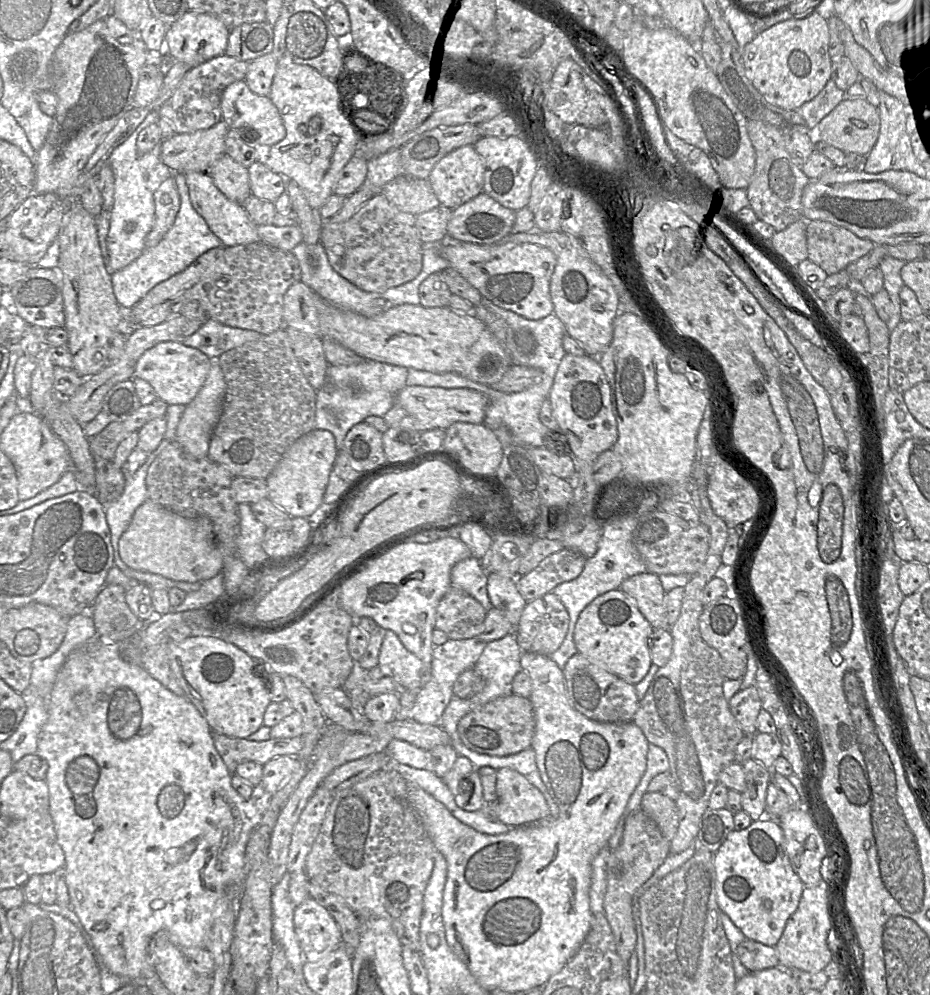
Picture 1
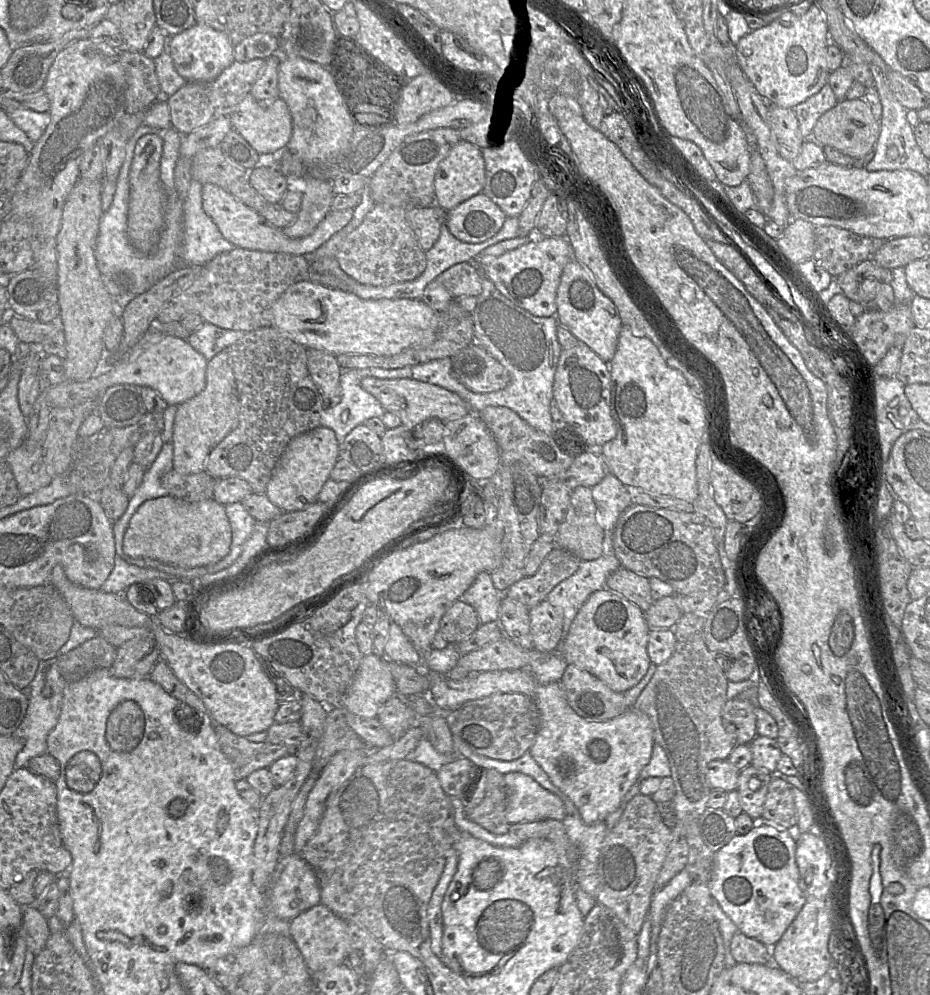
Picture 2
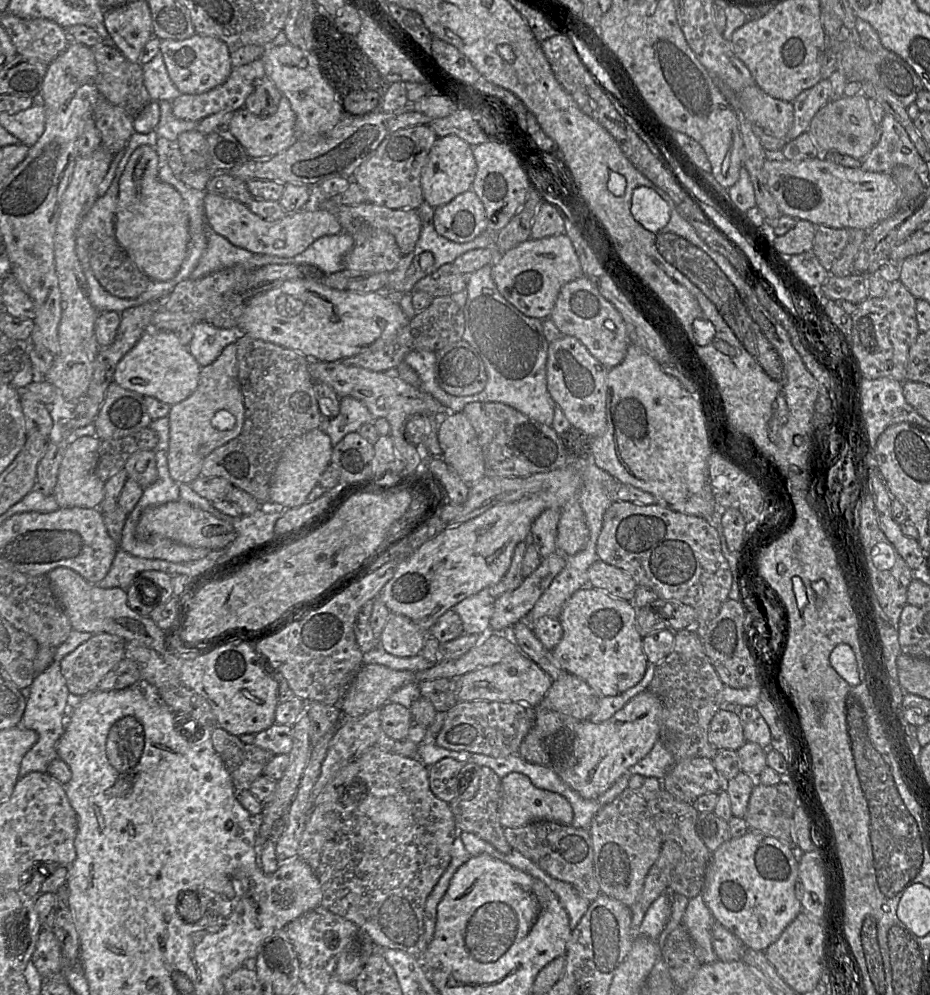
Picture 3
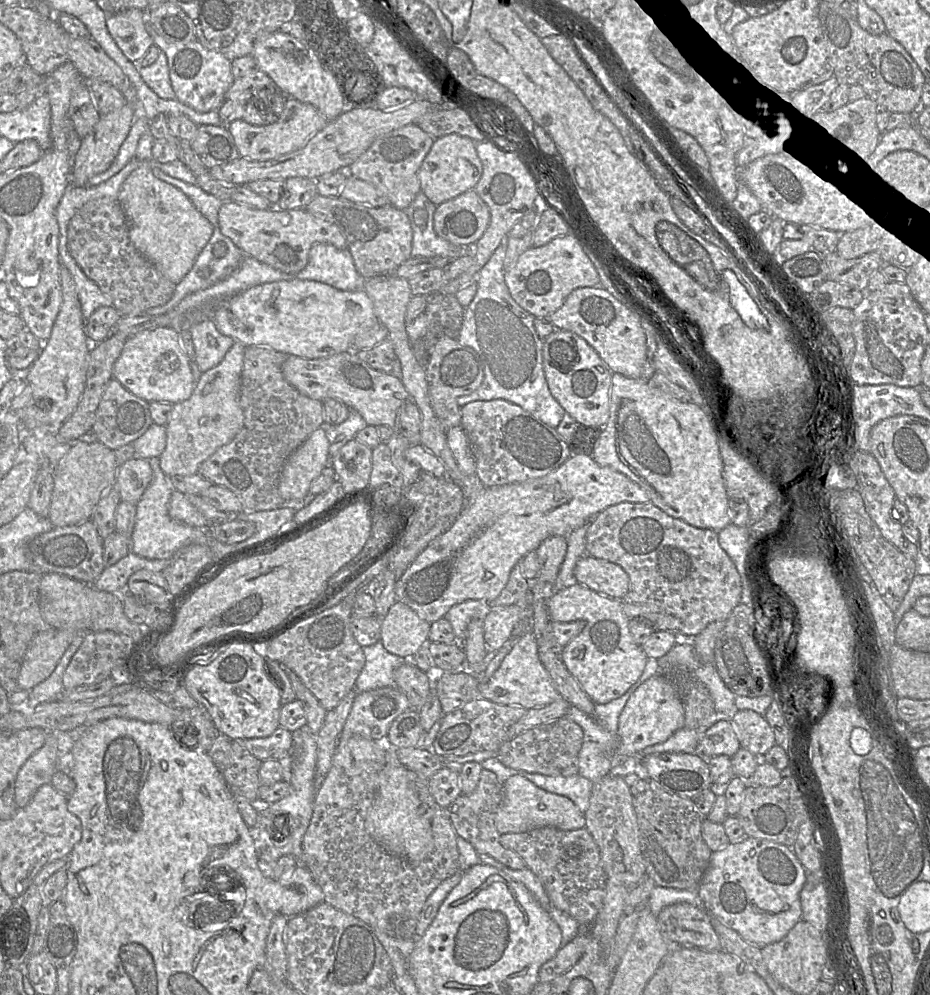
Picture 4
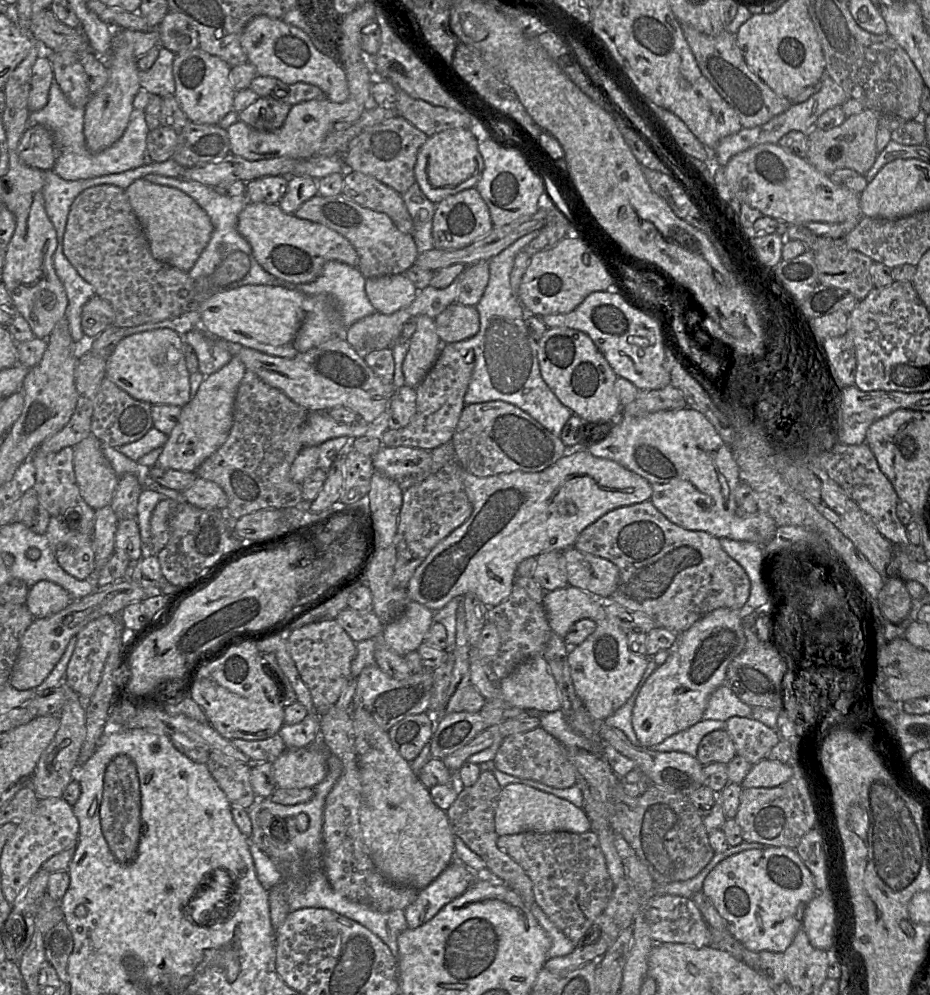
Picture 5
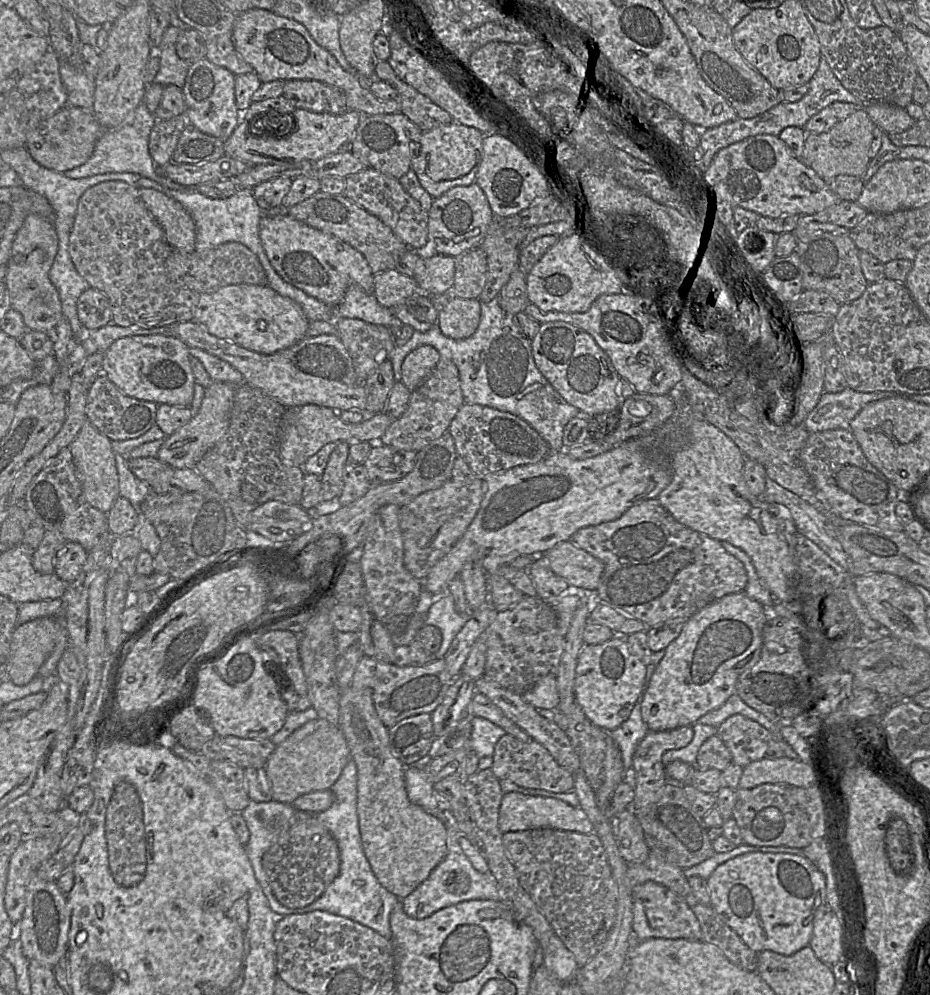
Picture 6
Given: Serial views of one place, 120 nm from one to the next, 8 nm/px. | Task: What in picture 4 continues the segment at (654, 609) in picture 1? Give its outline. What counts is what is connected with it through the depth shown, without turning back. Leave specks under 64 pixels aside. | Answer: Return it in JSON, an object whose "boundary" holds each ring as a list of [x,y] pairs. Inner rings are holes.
{"boundary":[[[590,555],[577,562],[574,577],[577,583],[615,600],[623,600],[630,589],[630,578],[619,565]]]}

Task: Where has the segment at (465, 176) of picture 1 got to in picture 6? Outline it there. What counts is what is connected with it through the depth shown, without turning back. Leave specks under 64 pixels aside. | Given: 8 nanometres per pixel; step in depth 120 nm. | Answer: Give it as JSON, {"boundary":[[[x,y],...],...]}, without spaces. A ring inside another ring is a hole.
{"boundary":[[[454,121],[423,132],[419,151],[411,160],[411,169],[430,196],[436,199],[453,187],[475,182],[482,160],[483,137],[478,129]]]}

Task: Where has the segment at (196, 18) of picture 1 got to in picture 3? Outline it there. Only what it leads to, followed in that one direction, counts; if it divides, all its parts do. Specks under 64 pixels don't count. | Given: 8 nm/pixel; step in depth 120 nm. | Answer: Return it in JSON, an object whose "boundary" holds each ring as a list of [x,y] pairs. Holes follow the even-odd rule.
{"boundary":[[[195,33],[185,40],[160,40],[168,75],[181,94],[202,94],[223,84],[231,75],[231,52],[216,38]]]}

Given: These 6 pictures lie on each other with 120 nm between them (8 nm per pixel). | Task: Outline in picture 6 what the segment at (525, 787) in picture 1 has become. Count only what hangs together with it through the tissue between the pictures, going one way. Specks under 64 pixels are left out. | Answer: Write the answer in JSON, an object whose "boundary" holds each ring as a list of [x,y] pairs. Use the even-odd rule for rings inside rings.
{"boundary":[[[509,792],[503,795],[499,808],[498,825],[502,833],[540,828],[574,831],[582,834],[594,832],[593,824],[580,807],[571,806],[556,798],[533,796],[519,792]]]}

